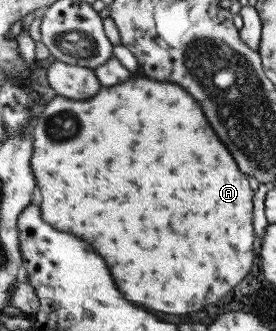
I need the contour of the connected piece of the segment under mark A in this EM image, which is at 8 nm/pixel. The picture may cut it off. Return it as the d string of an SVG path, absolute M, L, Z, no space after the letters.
M144 75L130 76L118 85L98 88L98 93L83 100L69 100L62 96L53 96L42 107L35 117L31 129L32 153L30 169L36 179L36 187L40 191L40 213L44 209L44 221L64 233L72 233L82 237L104 261L110 269L110 275L118 289L126 295L130 303L146 303L144 309L162 311L170 315L183 315L190 311L198 311L208 303L218 301L232 287L248 277L252 265L253 230L253 189L249 186L247 175L242 173L226 147L216 139L214 131L206 123L198 102L180 84L156 81Z

